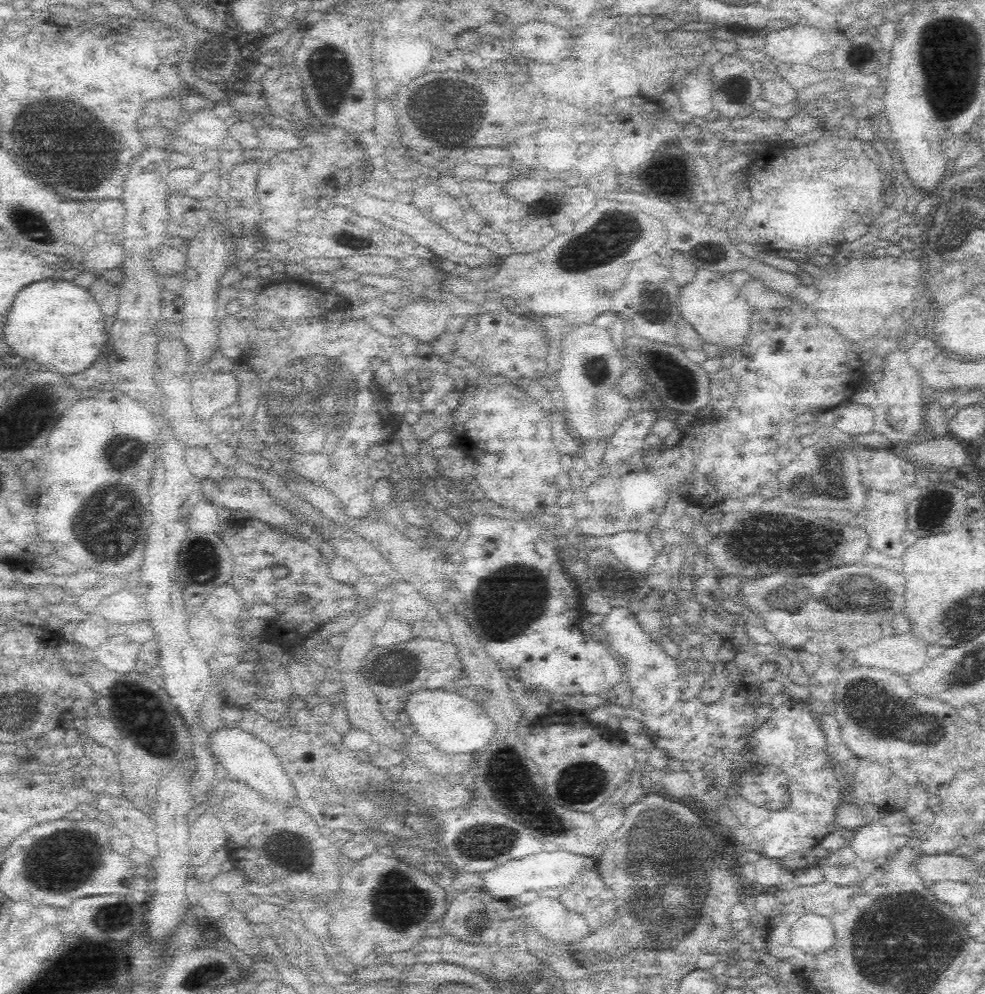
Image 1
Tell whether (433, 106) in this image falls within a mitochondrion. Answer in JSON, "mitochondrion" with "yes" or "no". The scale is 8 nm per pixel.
{"mitochondrion":"yes"}

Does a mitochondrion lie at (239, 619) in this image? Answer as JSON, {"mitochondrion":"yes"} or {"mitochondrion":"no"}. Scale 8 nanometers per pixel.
{"mitochondrion":"no"}

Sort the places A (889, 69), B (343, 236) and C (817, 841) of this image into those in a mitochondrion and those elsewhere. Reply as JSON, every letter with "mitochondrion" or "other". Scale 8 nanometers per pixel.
{"A":"other","B":"mitochondrion","C":"other"}

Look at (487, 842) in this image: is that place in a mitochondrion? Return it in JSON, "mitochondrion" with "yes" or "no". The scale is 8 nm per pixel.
{"mitochondrion":"yes"}

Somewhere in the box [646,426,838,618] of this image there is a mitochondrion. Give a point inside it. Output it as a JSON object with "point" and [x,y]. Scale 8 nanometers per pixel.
{"point":[790,554]}

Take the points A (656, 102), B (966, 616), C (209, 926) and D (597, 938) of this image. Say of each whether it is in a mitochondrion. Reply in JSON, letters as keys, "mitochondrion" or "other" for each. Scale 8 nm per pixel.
{"A":"other","B":"mitochondrion","C":"other","D":"other"}

